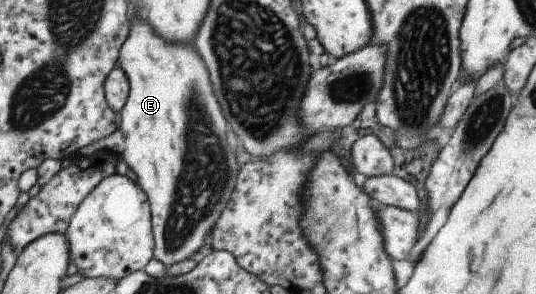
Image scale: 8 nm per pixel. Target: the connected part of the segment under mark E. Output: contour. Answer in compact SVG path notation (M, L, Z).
M133 17L133 29L120 53L119 66L130 83L130 95L121 109L120 126L107 139L100 139L79 151L79 158L101 150L113 153L125 161L137 176L137 181L150 198L154 223L154 259L171 269L177 263L201 249L205 237L213 233L215 223L233 199L241 167L234 150L227 141L230 127L215 95L209 69L193 43L171 43L155 33L155 29L141 17Z

